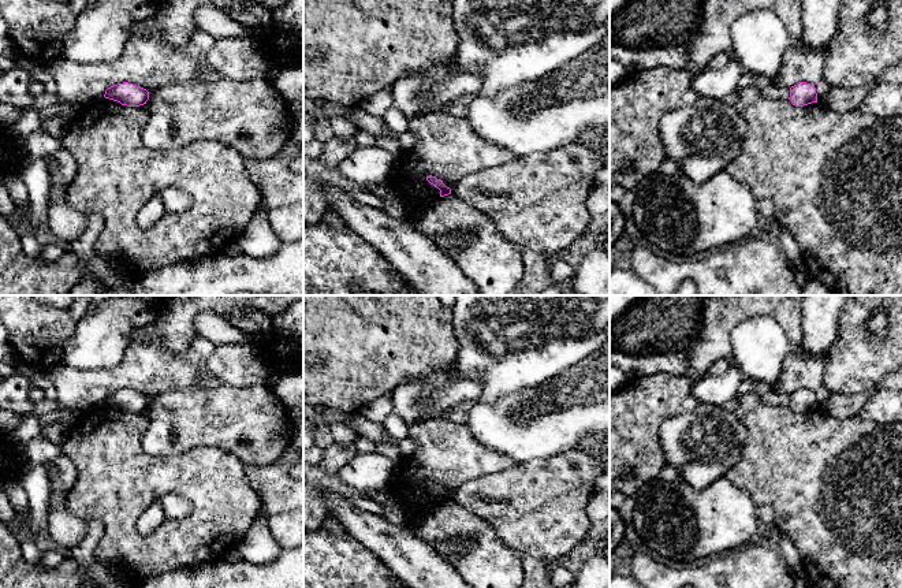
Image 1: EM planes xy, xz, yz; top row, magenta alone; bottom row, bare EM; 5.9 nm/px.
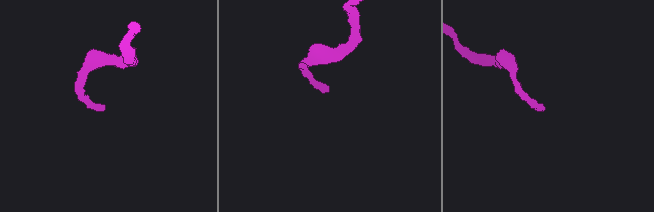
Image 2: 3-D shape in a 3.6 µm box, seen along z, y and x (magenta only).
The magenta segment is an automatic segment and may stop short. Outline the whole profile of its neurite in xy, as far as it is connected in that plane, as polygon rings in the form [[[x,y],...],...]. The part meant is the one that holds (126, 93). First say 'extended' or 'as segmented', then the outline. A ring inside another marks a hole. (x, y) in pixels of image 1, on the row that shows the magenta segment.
as segmented | [[[123,82],[108,88],[104,97],[118,101],[122,105],[139,107],[149,100],[149,92],[141,86]]]

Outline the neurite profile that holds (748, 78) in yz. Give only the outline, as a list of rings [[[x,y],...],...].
[[[745,72],[739,81],[738,85],[735,88],[735,90],[730,94],[727,94],[723,101],[728,105],[734,105],[734,103],[737,101],[739,93],[749,88],[750,85],[760,85],[763,82],[761,77],[752,74],[752,72]]]

